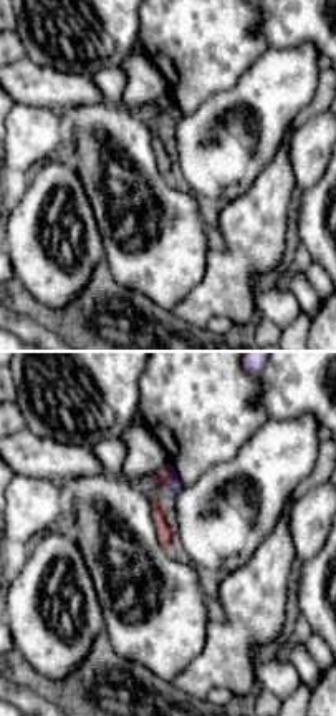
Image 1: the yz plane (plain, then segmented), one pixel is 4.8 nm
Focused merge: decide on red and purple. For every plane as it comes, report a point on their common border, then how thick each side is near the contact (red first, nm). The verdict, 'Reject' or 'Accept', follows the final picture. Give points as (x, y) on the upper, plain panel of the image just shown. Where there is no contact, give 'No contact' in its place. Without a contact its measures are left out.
Touches red at (166, 106). Thickness 60 nm (red) against 70 nm

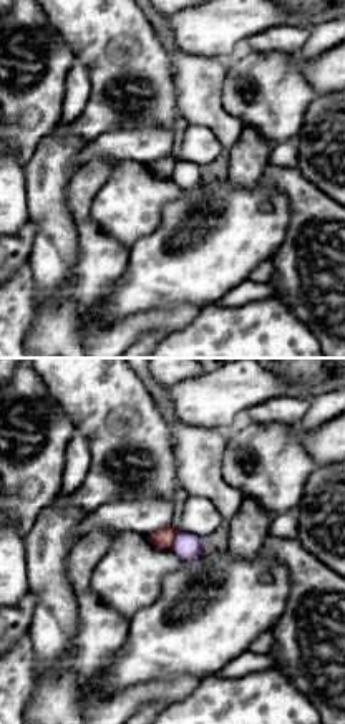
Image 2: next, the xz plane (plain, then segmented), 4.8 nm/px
Touches red at (173, 168). Thickness 100 nm (red) against 130 nm

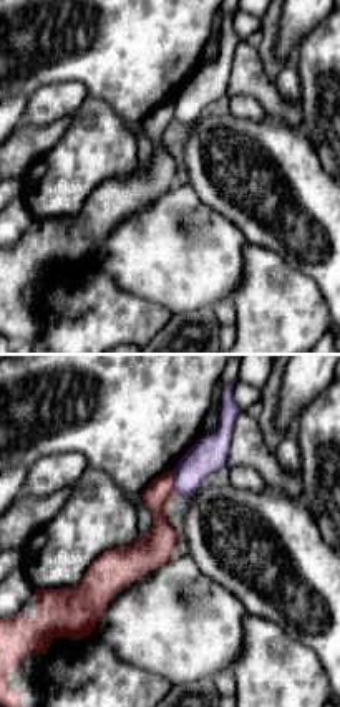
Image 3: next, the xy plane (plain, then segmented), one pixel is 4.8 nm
Touches red at (173, 111). Thickness 130 nm (red) against 170 nm

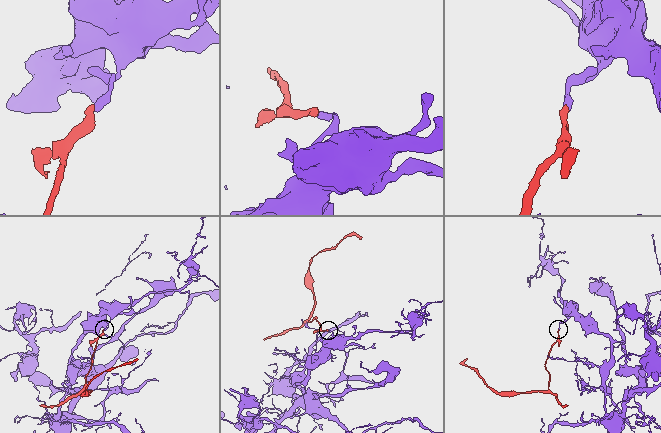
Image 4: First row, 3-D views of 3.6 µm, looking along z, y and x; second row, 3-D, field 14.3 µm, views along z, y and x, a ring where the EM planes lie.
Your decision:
Reject

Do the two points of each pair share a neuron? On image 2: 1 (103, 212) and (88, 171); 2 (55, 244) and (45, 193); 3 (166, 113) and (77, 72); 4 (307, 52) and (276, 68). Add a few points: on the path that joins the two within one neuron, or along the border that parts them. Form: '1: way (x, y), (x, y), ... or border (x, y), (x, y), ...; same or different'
1: border (113, 161), (90, 206), (90, 219), (103, 231); different
2: way (55, 231), (47, 206); same
3: border (75, 62), (87, 70), (90, 85), (78, 115); different
4: way (299, 58), (284, 68); same

